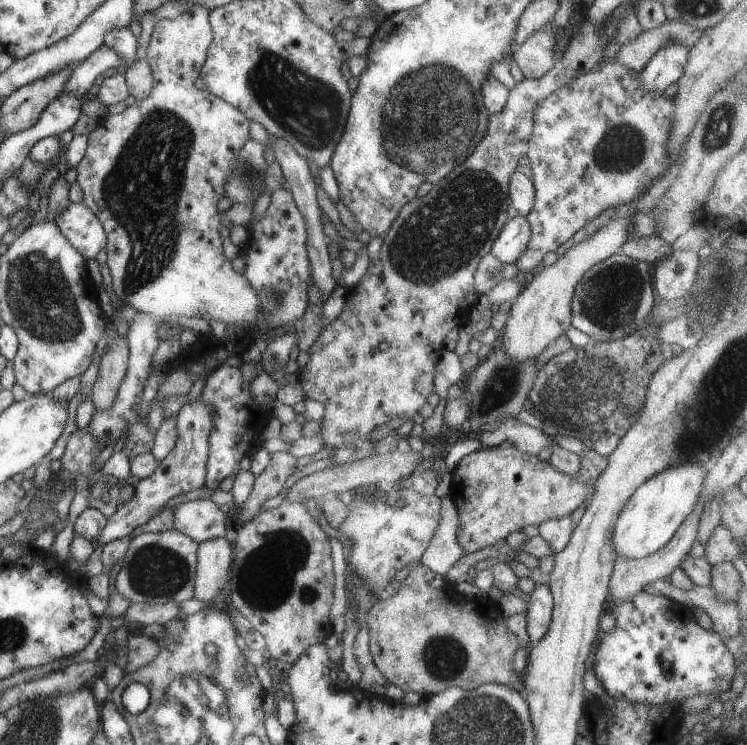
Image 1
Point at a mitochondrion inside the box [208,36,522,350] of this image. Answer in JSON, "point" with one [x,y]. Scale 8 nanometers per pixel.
{"point":[434,116]}

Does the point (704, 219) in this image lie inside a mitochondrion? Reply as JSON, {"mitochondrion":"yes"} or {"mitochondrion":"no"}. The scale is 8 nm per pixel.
{"mitochondrion":"no"}

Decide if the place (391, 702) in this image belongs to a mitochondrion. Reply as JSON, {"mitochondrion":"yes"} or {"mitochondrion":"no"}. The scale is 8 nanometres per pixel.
{"mitochondrion":"no"}

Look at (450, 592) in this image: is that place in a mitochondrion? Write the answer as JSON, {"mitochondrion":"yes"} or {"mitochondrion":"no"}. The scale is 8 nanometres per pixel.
{"mitochondrion":"no"}

